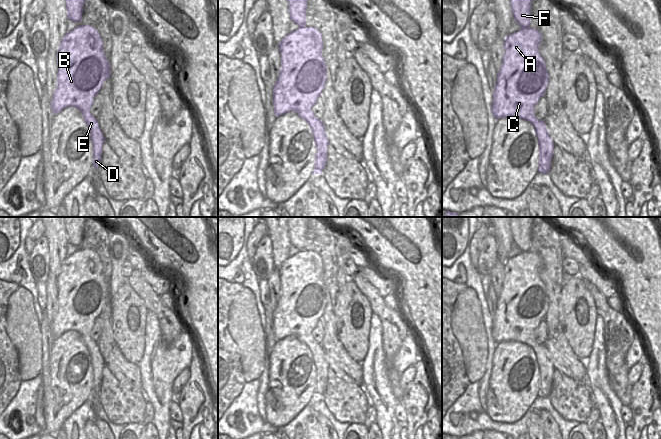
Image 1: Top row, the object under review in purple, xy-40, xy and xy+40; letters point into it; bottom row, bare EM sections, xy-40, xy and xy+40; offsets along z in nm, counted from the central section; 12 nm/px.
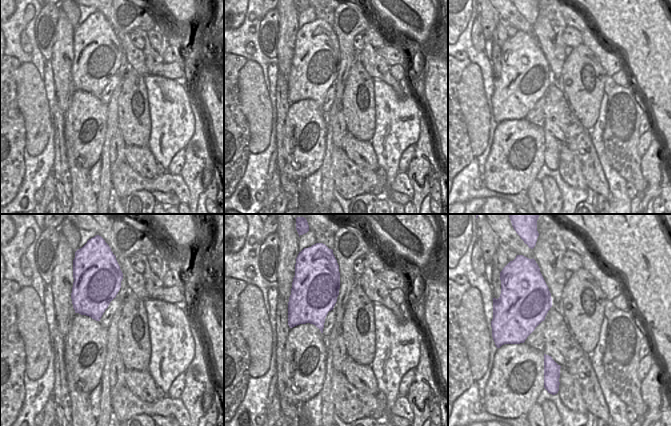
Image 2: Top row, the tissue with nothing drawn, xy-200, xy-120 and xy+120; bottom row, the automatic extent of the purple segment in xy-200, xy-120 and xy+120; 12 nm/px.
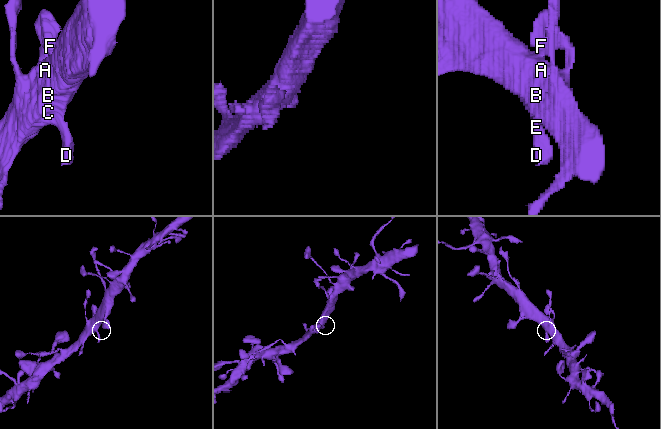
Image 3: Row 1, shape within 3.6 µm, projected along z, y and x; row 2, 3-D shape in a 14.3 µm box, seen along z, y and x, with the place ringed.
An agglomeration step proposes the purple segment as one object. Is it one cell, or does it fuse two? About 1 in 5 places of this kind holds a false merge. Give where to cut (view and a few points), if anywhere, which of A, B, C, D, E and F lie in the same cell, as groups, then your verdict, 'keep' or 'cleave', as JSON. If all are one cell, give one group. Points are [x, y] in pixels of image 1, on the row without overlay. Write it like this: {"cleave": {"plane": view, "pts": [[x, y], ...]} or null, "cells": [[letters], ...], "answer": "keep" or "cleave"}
{"cleave": null, "cells": [["A", "B", "C", "D", "E", "F"]], "answer": "keep"}

